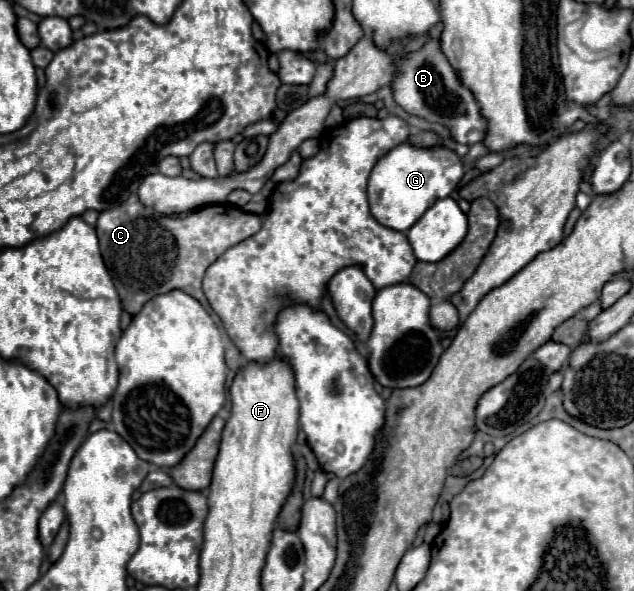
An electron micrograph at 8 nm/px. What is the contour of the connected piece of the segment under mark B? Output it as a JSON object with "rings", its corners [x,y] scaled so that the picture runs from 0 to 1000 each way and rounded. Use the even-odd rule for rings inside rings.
{"rings":[[[697,39],[685,42],[675,56],[675,69],[666,76],[666,83],[640,93],[628,107],[628,117],[618,134],[618,164],[621,171],[647,195],[666,198],[678,208],[703,212],[713,235],[729,245],[748,245],[763,235],[767,225],[767,205],[757,195],[757,181],[744,157],[726,140],[719,120],[707,107],[703,93],[694,86],[694,56]]]}

